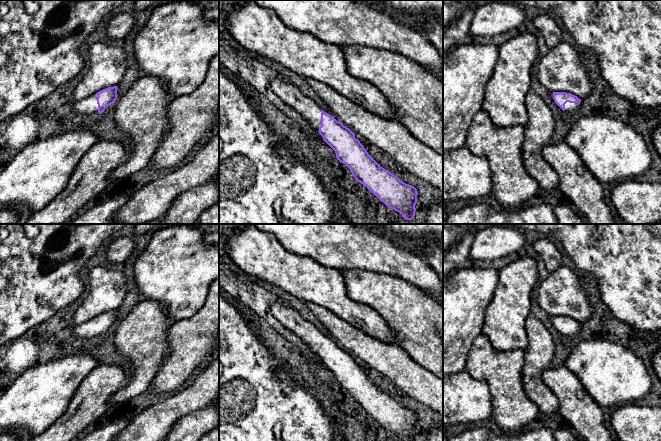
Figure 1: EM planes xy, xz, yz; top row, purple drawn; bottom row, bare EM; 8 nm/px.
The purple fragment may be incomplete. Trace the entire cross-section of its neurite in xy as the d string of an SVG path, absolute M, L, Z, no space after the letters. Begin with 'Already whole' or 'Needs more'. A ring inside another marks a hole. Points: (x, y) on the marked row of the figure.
Needs more. M117 86L108 87L82 100L75 101L73 110L80 114L101 114L117 99Z

